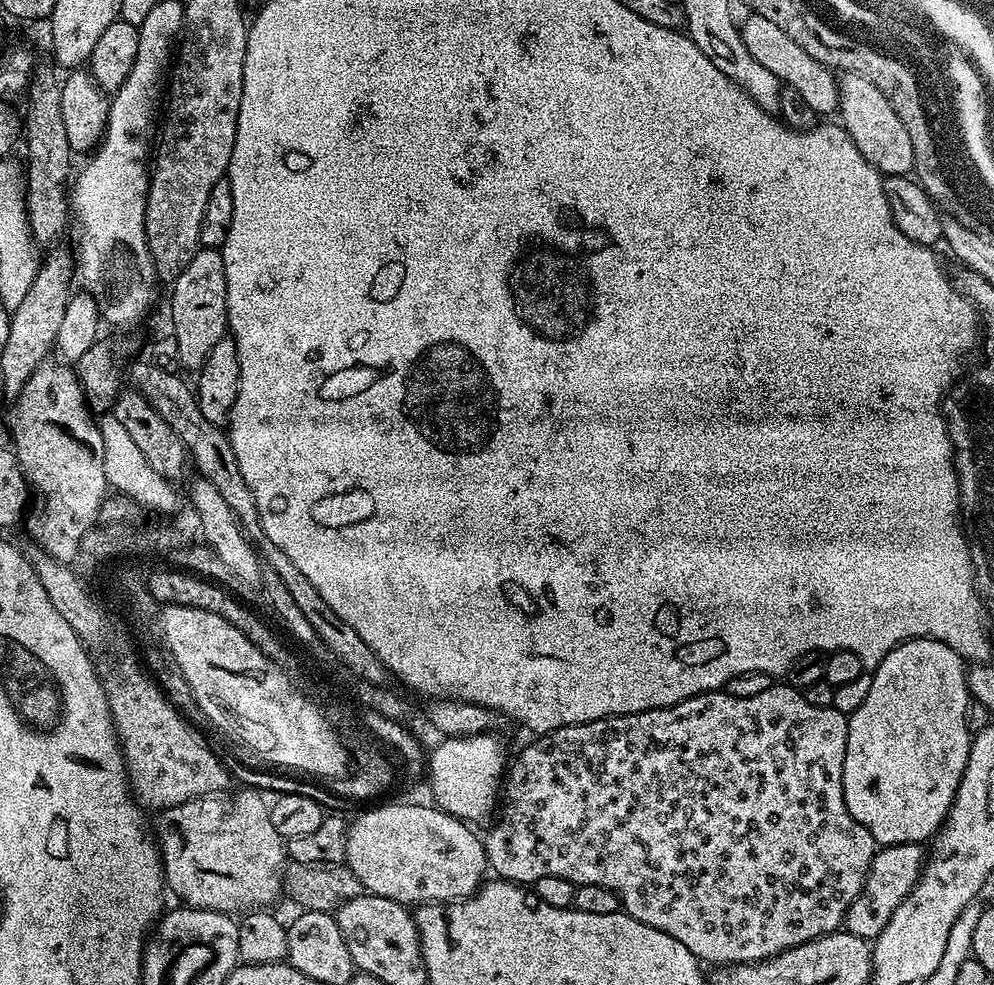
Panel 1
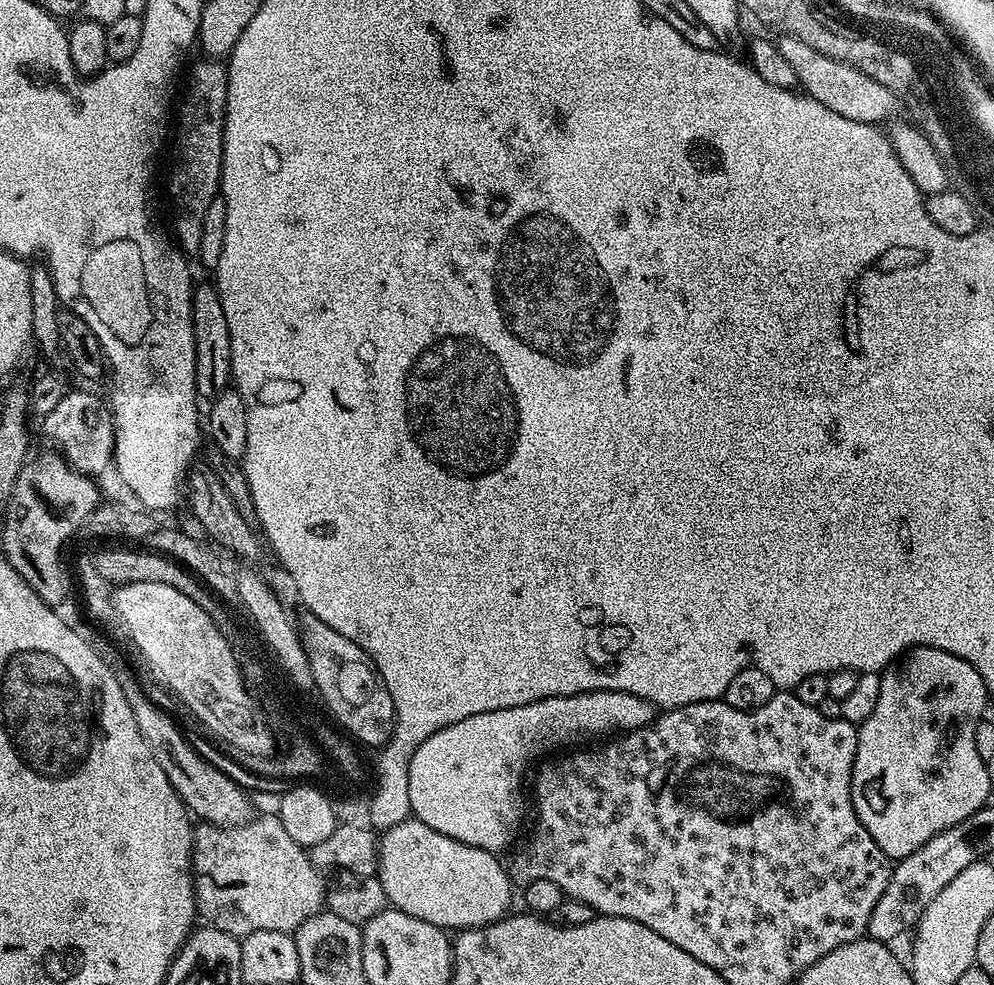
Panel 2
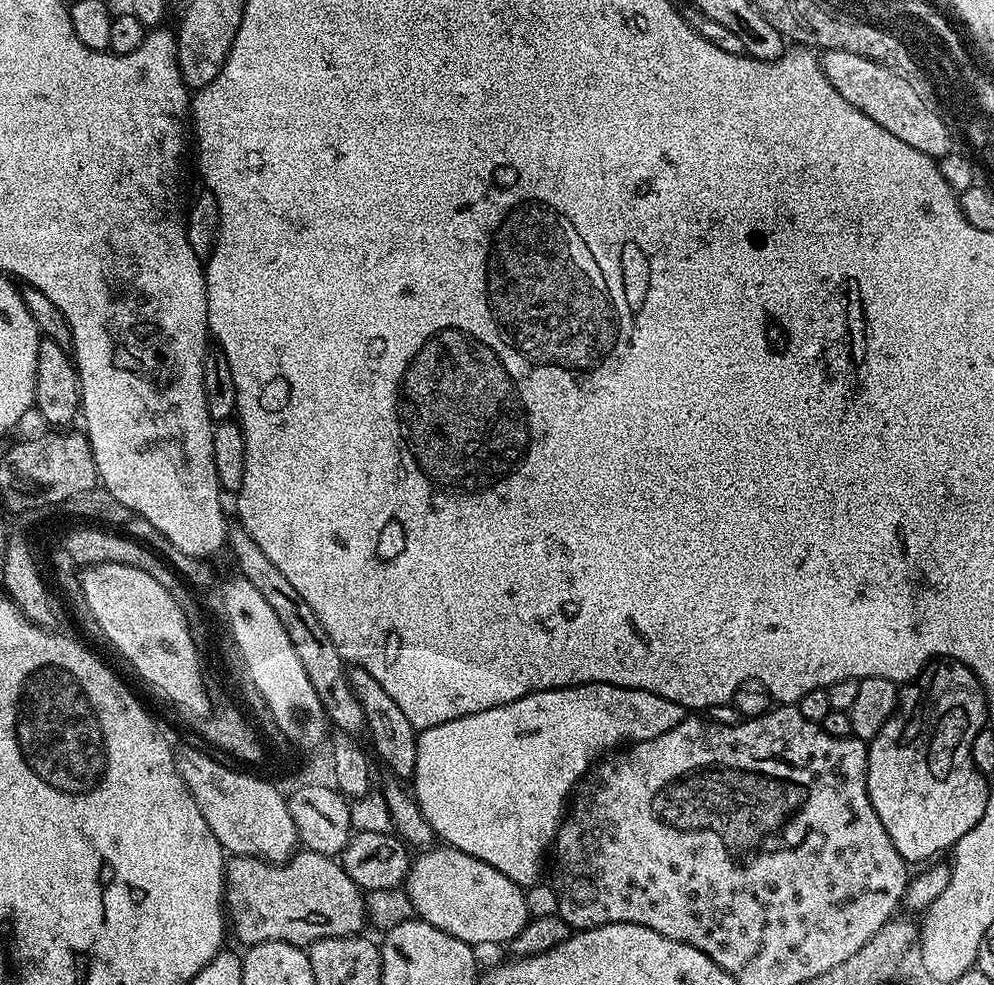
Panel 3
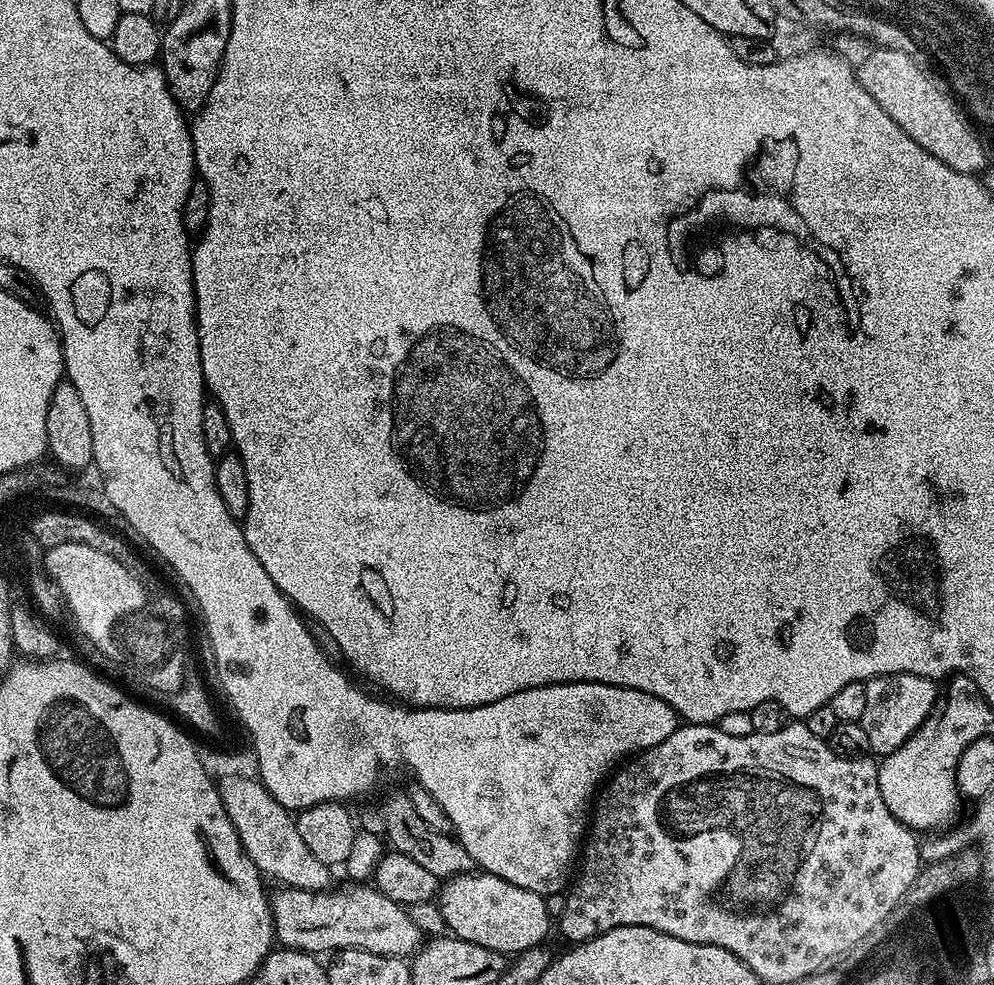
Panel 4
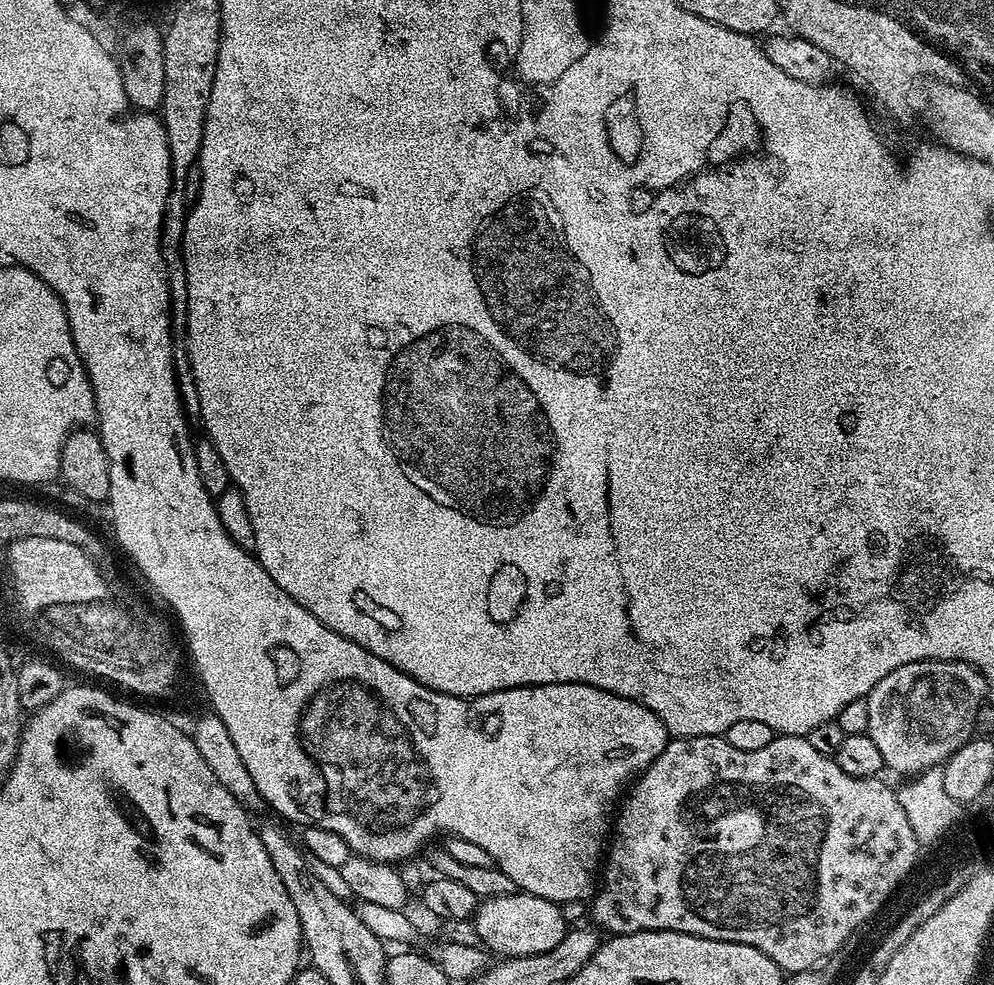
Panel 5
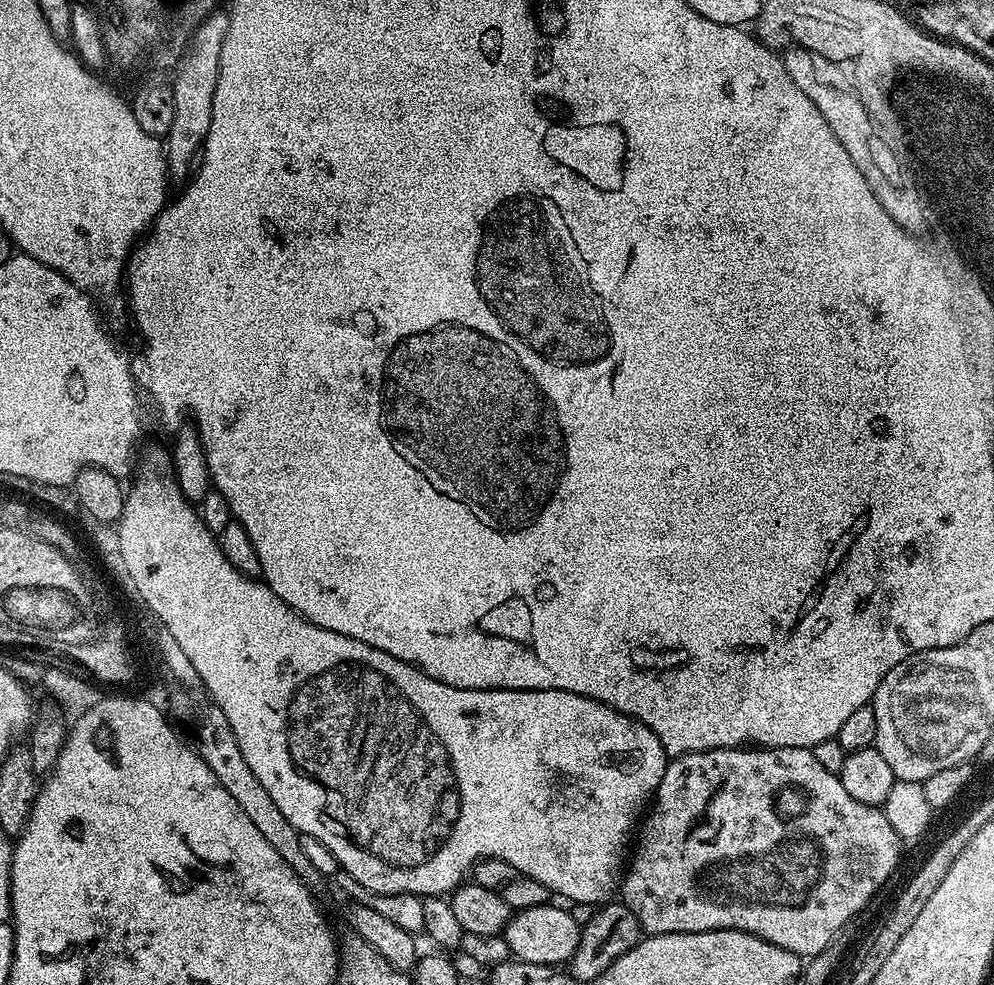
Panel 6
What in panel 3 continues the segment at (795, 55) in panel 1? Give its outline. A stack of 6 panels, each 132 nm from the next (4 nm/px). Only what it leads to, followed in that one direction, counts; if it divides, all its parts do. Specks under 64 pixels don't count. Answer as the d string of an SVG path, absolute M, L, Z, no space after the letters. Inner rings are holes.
M846 50L824 52L822 63L824 76L830 78L830 86L834 86L850 106L862 110L866 118L874 118L882 130L890 130L890 134L894 134L894 138L902 138L906 146L914 146L914 150L922 150L922 154L933 158L946 156L947 132L928 108L924 108L923 98L904 76L858 54L846 54Z

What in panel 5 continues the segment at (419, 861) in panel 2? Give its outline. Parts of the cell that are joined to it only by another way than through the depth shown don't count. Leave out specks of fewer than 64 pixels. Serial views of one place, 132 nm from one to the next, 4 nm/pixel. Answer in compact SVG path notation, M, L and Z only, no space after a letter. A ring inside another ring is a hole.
M517 890L514 894L502 894L501 896L491 896L488 900L480 900L476 906L474 923L478 930L480 944L483 945L489 953L497 957L506 956L525 956L526 954L546 954L562 942L566 931L566 925L562 918L562 910L559 904L546 898L538 898L529 892Z

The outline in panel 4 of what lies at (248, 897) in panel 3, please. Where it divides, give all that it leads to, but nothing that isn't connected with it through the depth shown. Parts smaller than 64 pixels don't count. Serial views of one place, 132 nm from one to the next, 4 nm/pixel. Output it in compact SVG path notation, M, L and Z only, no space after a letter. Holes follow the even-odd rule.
M356 882L348 887L352 888L336 886L318 892L281 887L281 892L271 897L276 940L285 948L298 948L313 954L357 948L370 954L411 958L420 951L422 934L418 926L414 926L405 905L386 898L375 886Z

